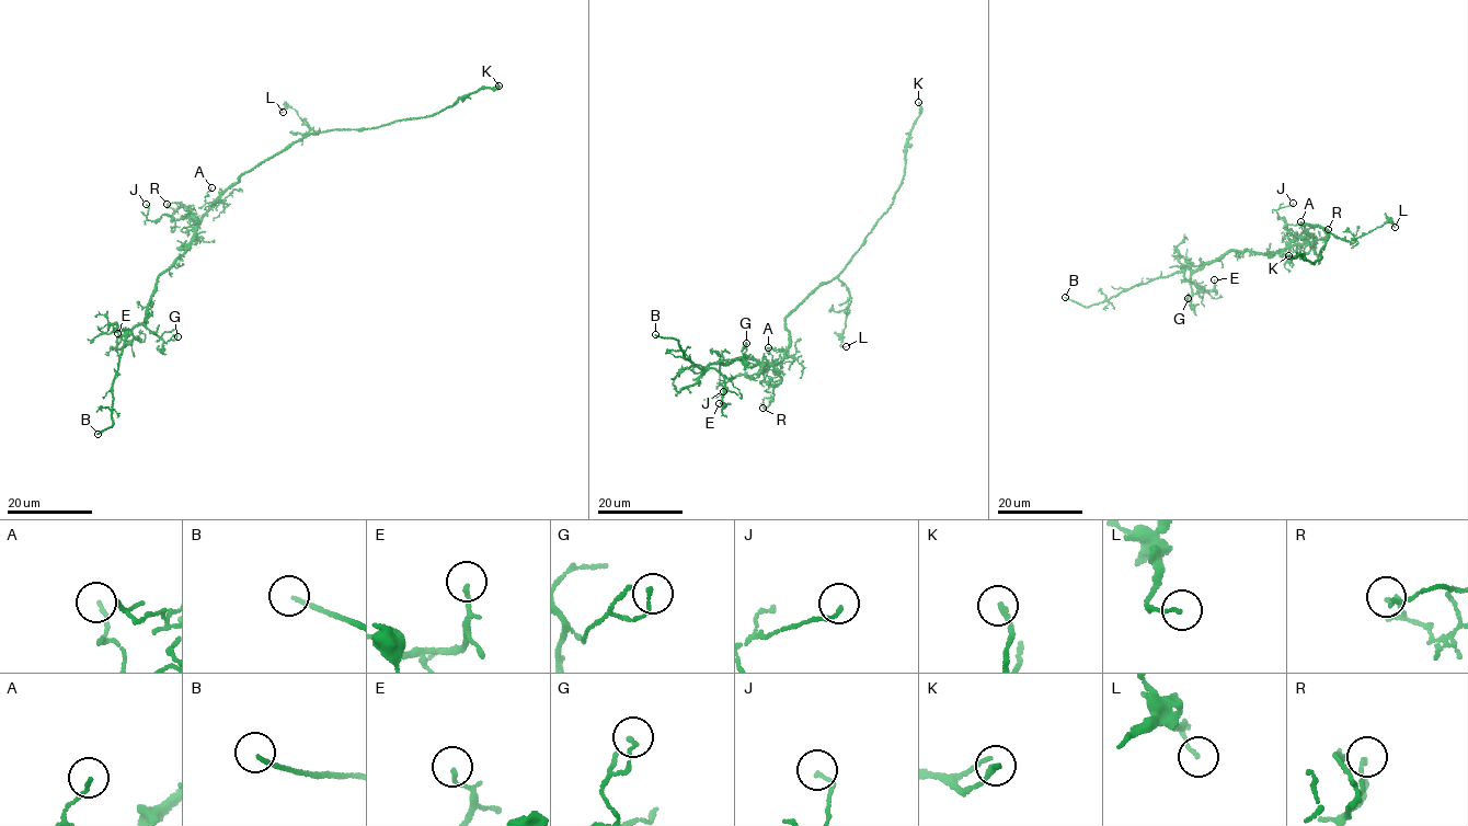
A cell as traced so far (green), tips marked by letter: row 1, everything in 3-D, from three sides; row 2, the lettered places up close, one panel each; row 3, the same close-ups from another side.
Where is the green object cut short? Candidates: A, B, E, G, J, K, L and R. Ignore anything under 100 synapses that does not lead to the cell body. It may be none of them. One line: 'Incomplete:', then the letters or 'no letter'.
Incomplete: B

